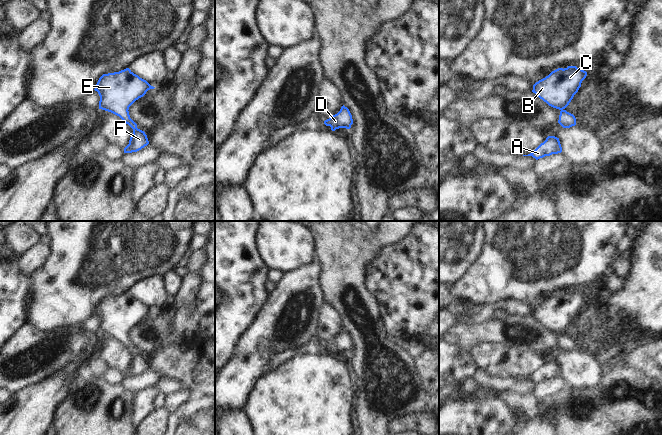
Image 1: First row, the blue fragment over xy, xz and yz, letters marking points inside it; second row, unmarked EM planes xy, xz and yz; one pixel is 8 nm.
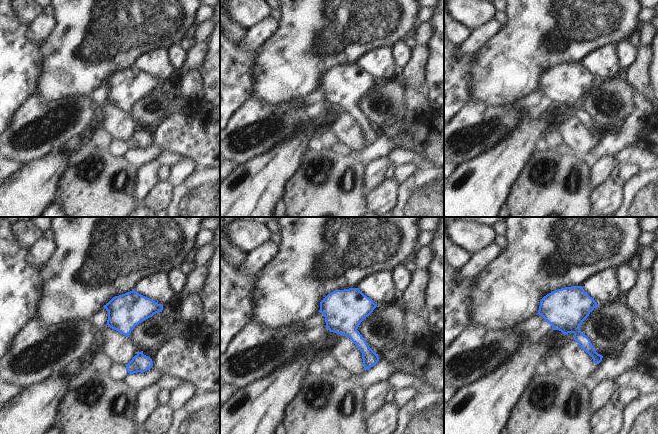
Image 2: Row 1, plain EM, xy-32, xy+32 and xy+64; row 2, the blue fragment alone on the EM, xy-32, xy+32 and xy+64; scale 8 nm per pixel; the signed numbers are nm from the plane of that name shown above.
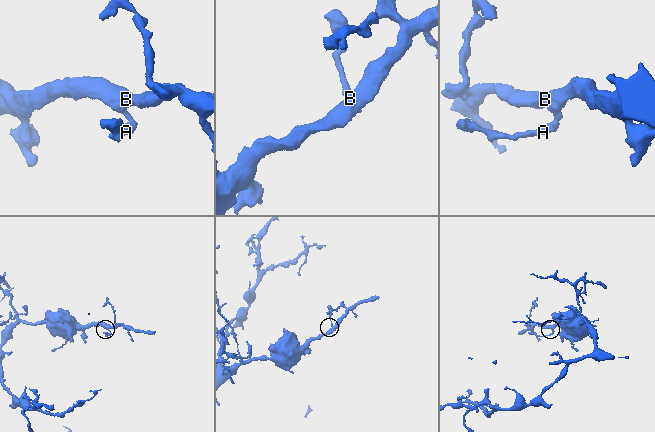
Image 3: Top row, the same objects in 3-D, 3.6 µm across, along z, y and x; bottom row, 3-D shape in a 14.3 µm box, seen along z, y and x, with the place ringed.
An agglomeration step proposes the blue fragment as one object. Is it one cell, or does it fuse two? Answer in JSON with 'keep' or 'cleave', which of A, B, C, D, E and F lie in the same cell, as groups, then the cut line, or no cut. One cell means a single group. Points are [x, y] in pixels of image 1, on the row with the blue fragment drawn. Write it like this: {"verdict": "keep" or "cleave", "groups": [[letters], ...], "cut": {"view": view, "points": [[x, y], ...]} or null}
{"verdict": "keep", "groups": [["A", "B", "C", "D", "E", "F"]], "cut": null}

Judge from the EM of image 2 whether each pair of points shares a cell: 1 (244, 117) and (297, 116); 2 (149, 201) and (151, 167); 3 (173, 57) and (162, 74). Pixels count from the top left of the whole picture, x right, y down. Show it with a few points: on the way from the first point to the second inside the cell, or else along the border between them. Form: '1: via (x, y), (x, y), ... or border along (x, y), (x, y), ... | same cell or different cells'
1: via (257, 117), (284, 116) | same cell
2: border along (158, 182), (146, 195), (144, 199), (145, 206) | different cells
3: border along (166, 50), (168, 62), (173, 68) | different cells

